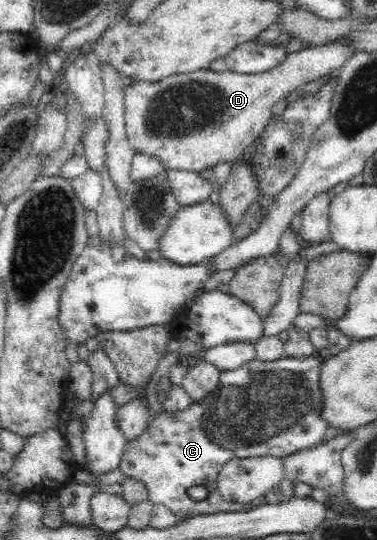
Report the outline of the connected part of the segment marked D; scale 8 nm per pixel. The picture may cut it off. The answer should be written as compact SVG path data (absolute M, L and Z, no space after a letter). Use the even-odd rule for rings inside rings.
M336 41L329 42L320 46L311 46L307 47L301 52L295 52L287 56L287 60L281 61L276 67L266 70L265 72L259 74L239 74L229 69L225 71L215 72L211 69L196 70L192 73L187 74L172 74L157 81L141 81L137 80L131 83L128 87L125 86L124 93L124 103L125 103L125 127L127 128L127 136L129 139L129 144L133 150L138 150L143 154L150 154L151 156L156 156L163 168L168 171L197 171L203 170L203 168L212 168L215 164L220 162L237 162L245 152L245 148L250 146L263 132L263 129L267 127L267 124L270 122L270 119L274 116L271 113L273 106L277 104L280 100L286 98L291 91L295 91L299 86L307 84L313 80L321 78L321 76L326 76L327 74L332 74L333 72L338 72L339 69L357 53L357 49L347 43L347 41Z

